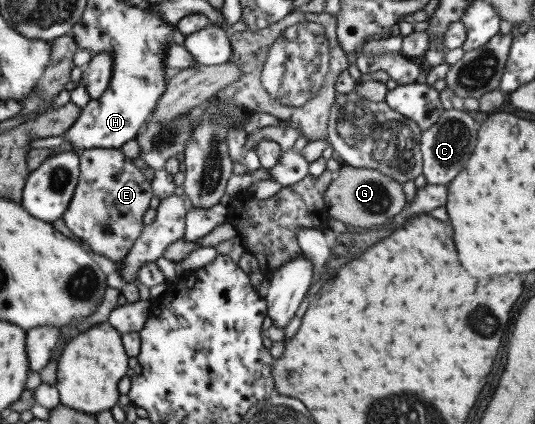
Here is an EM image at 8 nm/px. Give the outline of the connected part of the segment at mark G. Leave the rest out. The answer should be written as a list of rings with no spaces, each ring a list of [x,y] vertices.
[[[345,164],[336,172],[336,177],[325,194],[326,206],[330,210],[330,217],[353,225],[380,226],[380,224],[394,224],[398,222],[398,215],[406,209],[406,192],[400,181],[394,180],[386,173],[373,168],[358,168]]]

